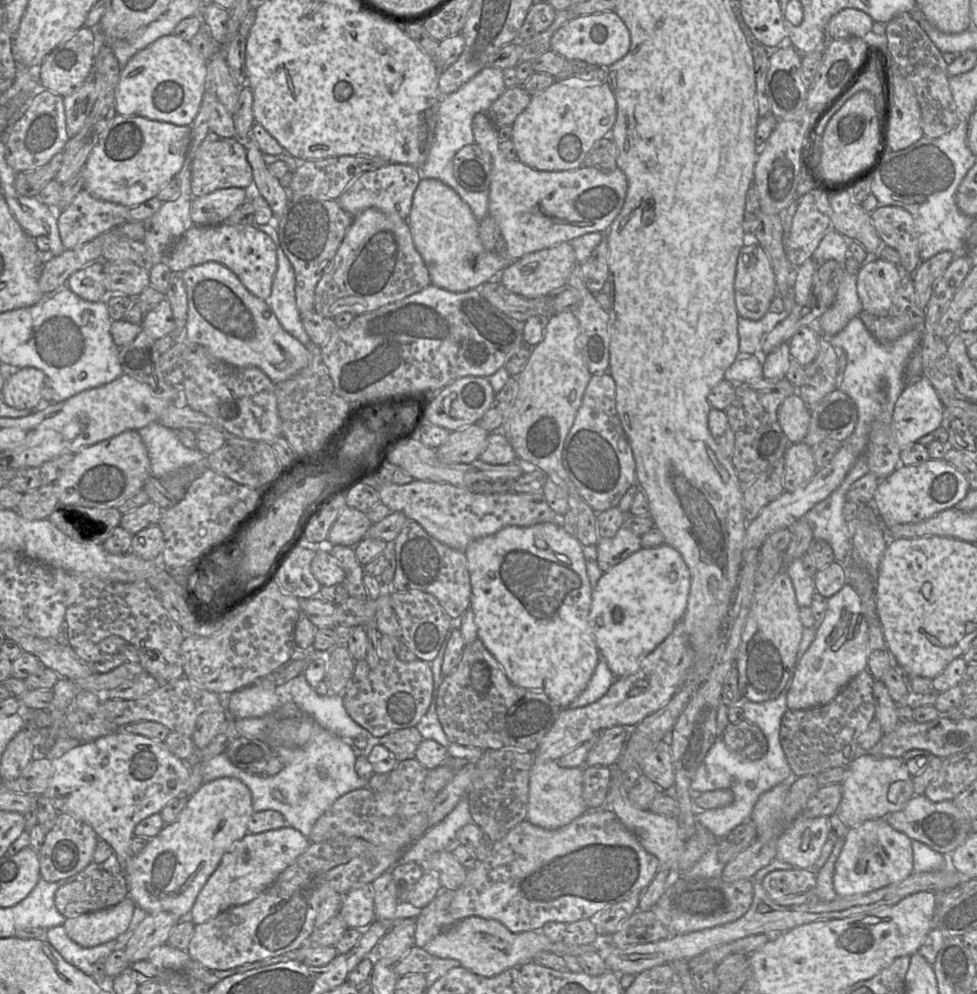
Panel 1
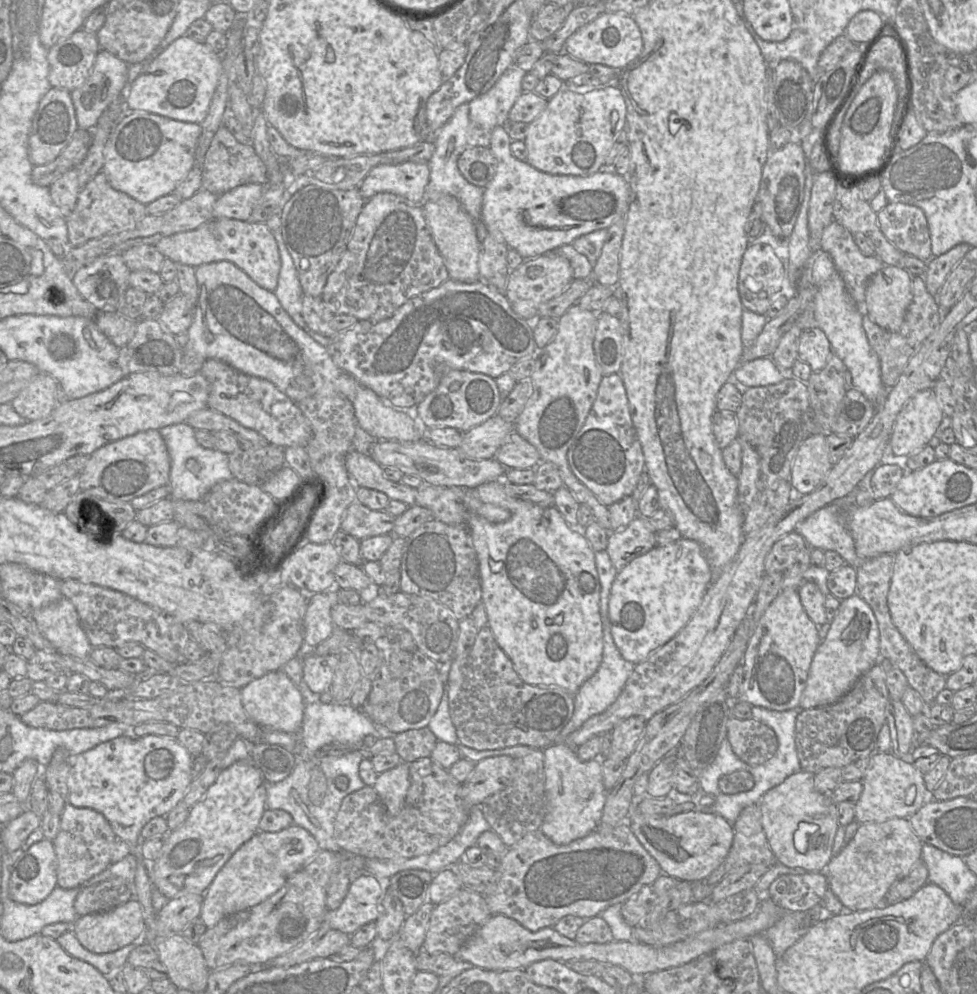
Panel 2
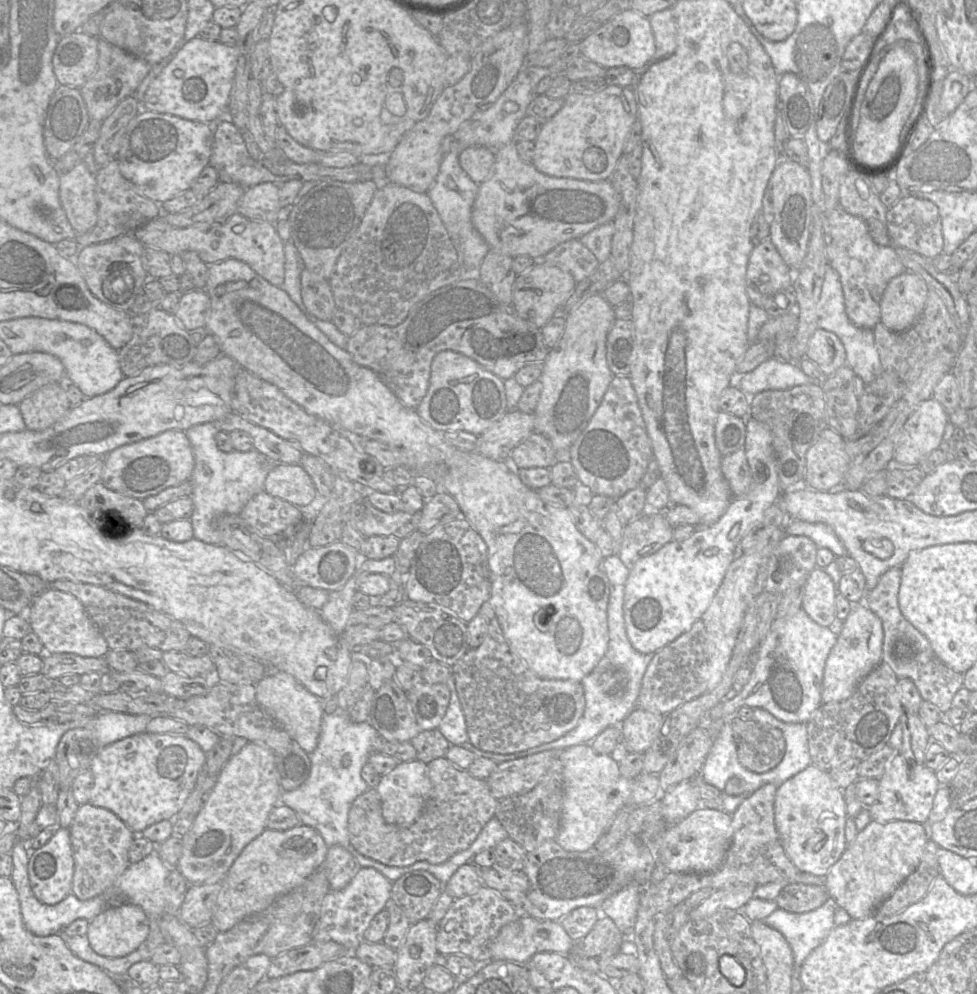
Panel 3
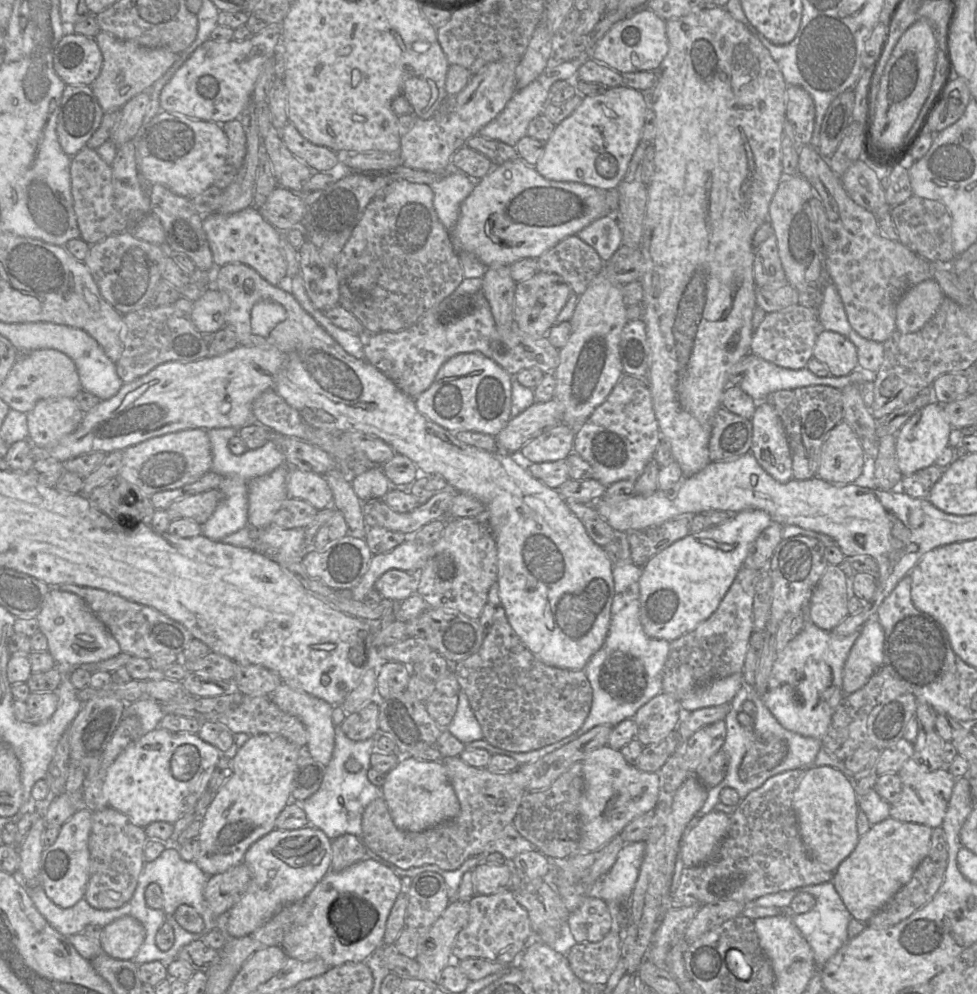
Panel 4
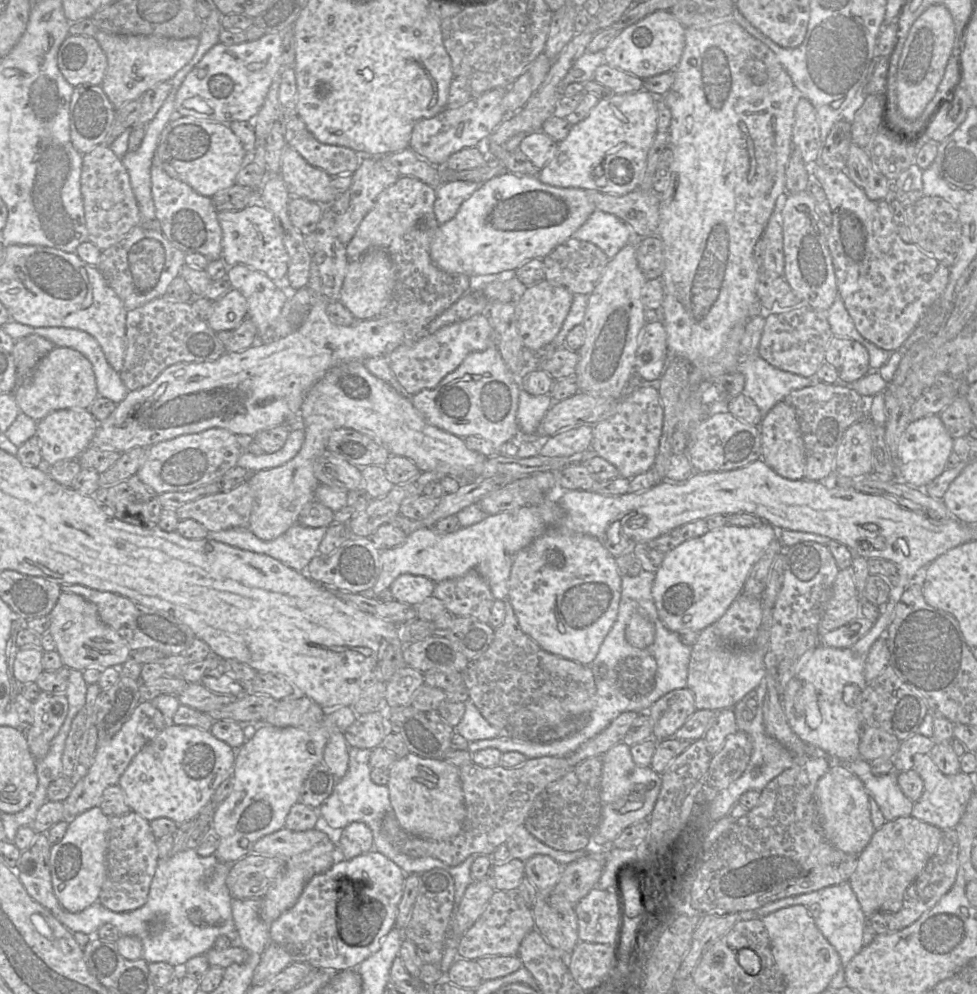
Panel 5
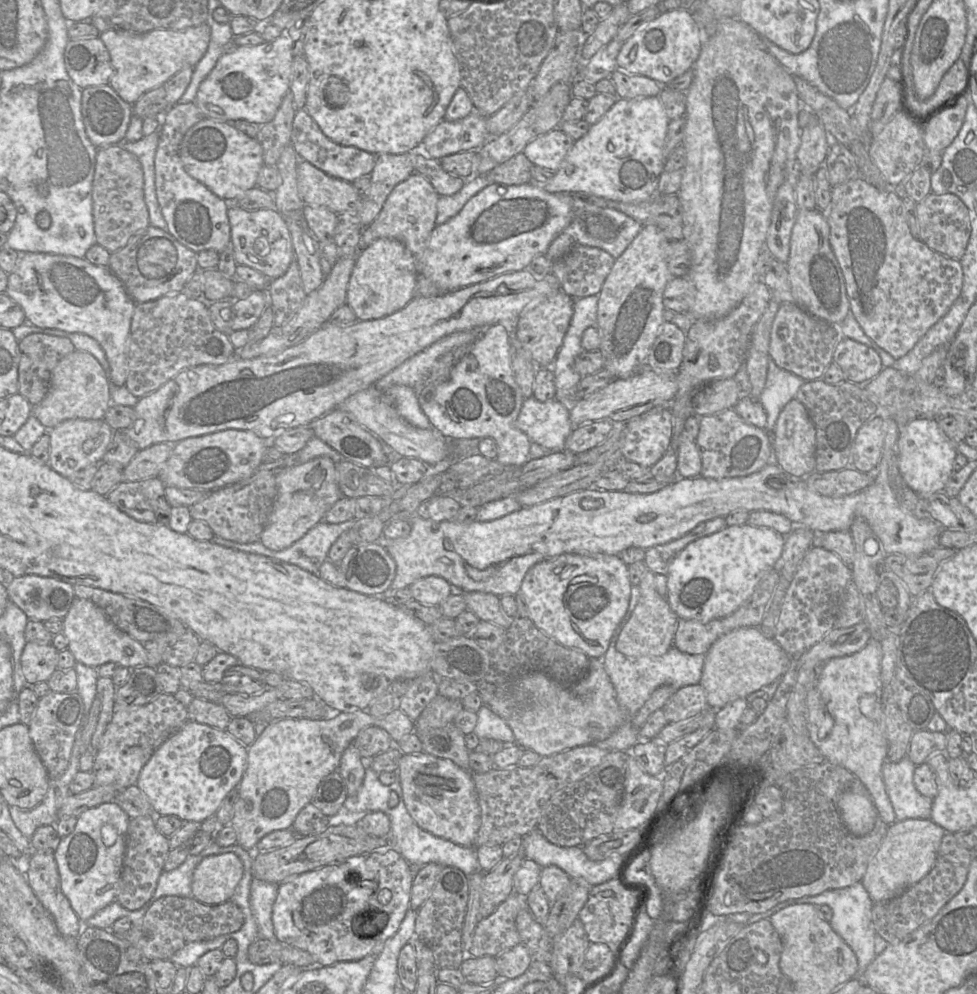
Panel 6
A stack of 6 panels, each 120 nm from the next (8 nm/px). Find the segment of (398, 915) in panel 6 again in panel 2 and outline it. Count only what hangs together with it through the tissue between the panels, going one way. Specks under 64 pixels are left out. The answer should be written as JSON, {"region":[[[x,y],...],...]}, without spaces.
{"region":[[[364,872],[354,879],[348,889],[348,893],[341,905],[335,910],[328,910],[325,917],[325,924],[329,927],[352,935],[363,925],[375,922],[380,913],[380,903],[384,895],[385,881],[374,875]]]}

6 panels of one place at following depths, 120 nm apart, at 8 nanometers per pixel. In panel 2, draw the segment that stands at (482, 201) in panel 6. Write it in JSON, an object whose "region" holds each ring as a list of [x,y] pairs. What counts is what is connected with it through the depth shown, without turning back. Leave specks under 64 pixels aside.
{"region":[[[504,126],[494,128],[489,148],[497,161],[496,171],[483,192],[482,219],[489,233],[490,230],[497,230],[507,246],[516,250],[524,260],[571,244],[578,237],[592,231],[608,229],[620,218],[626,217],[631,203],[631,188],[627,177],[605,170],[587,176],[545,173],[515,158],[511,153],[511,142]]]}

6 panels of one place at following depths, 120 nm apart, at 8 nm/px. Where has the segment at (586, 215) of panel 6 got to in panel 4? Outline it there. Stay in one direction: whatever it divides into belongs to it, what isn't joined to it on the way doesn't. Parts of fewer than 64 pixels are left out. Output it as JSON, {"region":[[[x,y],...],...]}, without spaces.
{"region":[[[613,215],[596,219],[576,235],[593,247],[603,262],[607,262],[622,245],[622,232]]]}

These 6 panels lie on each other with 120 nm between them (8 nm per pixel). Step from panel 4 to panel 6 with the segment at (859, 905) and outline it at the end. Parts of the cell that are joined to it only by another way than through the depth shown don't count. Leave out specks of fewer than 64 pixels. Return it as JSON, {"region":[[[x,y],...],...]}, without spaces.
{"region":[[[906,819],[891,824],[861,880],[873,903],[895,898],[925,877],[934,866],[945,833],[931,819]]]}

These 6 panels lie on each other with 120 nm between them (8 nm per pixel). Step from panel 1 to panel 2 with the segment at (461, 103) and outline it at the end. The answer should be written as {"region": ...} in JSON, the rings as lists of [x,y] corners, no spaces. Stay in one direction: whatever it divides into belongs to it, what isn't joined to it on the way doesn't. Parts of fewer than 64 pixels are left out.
{"region":[[[513,64],[488,92],[460,105],[450,120],[434,135],[435,151],[428,161],[430,180],[426,187],[425,200],[437,200],[443,195],[455,197],[470,216],[480,243],[488,236],[482,219],[484,189],[469,183],[463,177],[458,169],[458,158],[468,148],[489,147],[494,128],[509,123],[509,112],[523,93],[522,80],[526,74],[526,71]]]}

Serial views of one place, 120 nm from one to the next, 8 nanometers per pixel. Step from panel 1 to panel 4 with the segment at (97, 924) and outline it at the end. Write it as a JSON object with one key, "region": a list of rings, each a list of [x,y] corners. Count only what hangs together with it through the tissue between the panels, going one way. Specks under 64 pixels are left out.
{"region":[[[123,916],[104,926],[99,940],[103,951],[112,958],[133,960],[145,936],[145,928],[139,920]]]}

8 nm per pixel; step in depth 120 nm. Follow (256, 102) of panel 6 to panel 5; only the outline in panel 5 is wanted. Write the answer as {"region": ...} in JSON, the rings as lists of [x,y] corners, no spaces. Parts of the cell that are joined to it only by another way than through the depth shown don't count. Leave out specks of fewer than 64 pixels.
{"region":[[[281,33],[264,34],[258,40],[240,44],[217,43],[206,52],[180,85],[175,98],[175,116],[192,116],[223,124],[252,120],[262,107],[273,79],[281,72],[281,54]]]}

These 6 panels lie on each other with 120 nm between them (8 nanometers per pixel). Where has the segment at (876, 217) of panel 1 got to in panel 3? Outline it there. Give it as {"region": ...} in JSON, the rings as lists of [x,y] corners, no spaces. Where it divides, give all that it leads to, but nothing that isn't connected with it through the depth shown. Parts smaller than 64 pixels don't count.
{"region":[[[901,197],[886,213],[886,227],[892,241],[902,248],[933,258],[943,253],[942,222],[938,207],[927,199]]]}

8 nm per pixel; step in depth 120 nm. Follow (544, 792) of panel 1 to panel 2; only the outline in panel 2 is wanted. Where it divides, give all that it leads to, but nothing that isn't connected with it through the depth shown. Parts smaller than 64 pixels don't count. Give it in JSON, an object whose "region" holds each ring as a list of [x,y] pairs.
{"region":[[[551,744],[542,750],[544,754],[546,814],[539,830],[554,844],[567,845],[587,836],[599,825],[607,797],[607,790],[602,780],[602,761],[594,759],[582,762],[576,755],[576,749],[565,744]]]}

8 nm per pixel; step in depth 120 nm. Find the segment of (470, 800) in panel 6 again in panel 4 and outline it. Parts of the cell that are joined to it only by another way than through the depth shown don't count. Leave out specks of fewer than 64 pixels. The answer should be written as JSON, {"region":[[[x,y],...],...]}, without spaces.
{"region":[[[404,757],[386,774],[381,790],[391,818],[400,830],[420,832],[450,820],[460,812],[460,803],[441,762]]]}

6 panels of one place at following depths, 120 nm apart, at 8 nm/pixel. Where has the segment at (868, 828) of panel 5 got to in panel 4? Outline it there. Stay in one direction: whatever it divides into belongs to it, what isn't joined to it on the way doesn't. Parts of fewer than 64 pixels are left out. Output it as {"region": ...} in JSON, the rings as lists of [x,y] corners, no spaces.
{"region":[[[811,766],[793,794],[795,811],[801,839],[809,856],[824,870],[834,872],[855,849],[859,834],[857,814],[859,797],[845,774],[832,766]]]}

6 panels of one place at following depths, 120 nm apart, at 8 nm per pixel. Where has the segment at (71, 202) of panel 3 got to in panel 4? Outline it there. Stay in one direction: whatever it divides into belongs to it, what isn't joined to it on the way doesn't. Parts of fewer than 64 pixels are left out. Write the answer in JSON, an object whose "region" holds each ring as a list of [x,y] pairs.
{"region":[[[84,147],[71,156],[71,194],[81,238],[89,245],[126,229],[126,220],[116,208],[112,167],[107,164],[95,149]]]}

